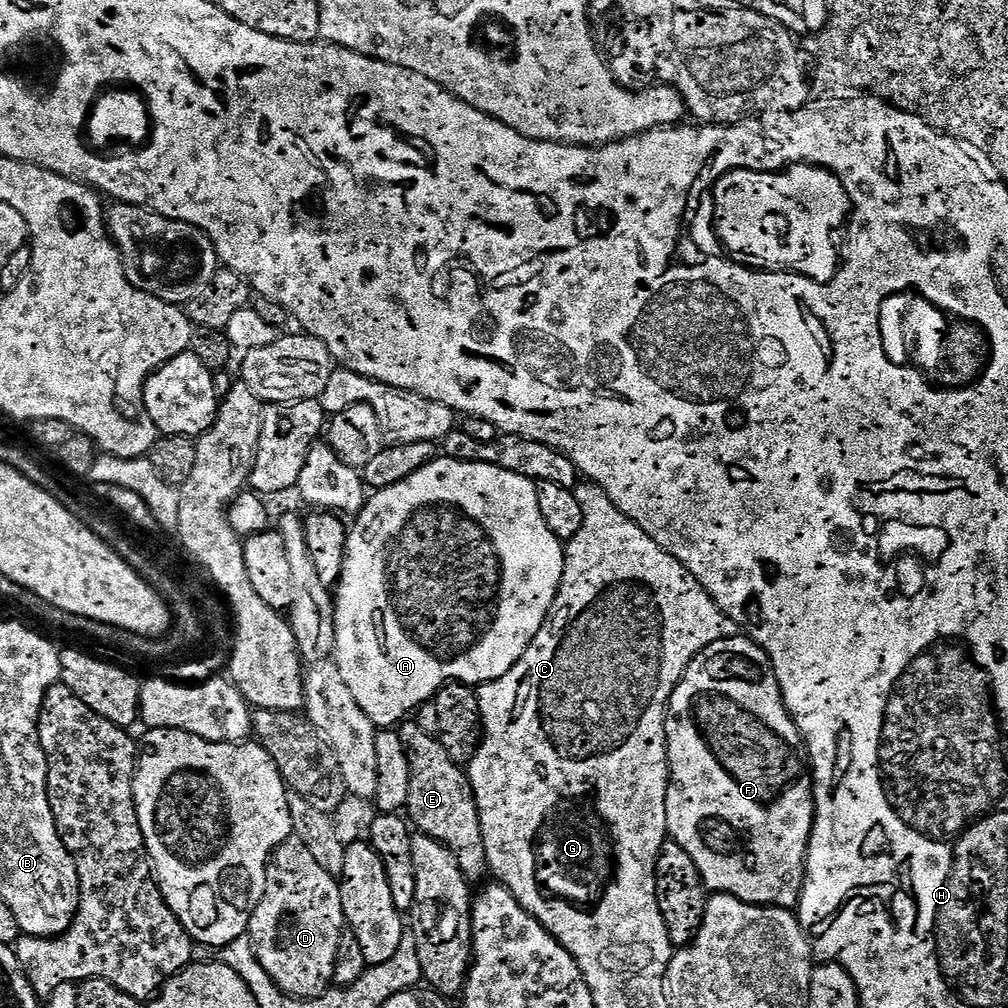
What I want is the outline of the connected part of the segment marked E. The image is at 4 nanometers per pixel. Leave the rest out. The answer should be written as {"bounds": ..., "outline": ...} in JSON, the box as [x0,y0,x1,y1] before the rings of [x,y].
{"bounds":[399,722,489,882],"outline":[[[414,722],[399,725],[400,740],[410,762],[410,794],[406,816],[416,824],[423,835],[434,838],[447,846],[454,854],[462,874],[475,882],[483,872],[489,871],[484,839],[480,829],[480,815],[476,809],[476,799],[468,773],[446,754],[439,739],[433,733],[423,732]]]}

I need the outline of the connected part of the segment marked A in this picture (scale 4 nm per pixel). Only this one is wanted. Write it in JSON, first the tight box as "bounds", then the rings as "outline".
{"bounds":[334,458,565,730],"outline":[[[437,458],[429,462],[426,466],[422,466],[422,470],[410,474],[410,476],[402,482],[398,482],[389,488],[373,491],[371,495],[367,497],[363,510],[359,512],[355,520],[356,525],[354,525],[353,528],[351,525],[351,527],[347,529],[348,545],[344,547],[344,565],[340,571],[340,579],[334,588],[334,591],[336,591],[336,614],[334,610],[334,622],[336,618],[336,653],[334,653],[334,659],[338,670],[342,674],[342,682],[346,682],[346,686],[350,686],[350,694],[354,694],[354,702],[358,702],[358,706],[362,706],[362,710],[372,719],[377,729],[388,730],[393,726],[399,725],[405,718],[411,717],[421,704],[429,703],[429,701],[435,697],[436,693],[446,684],[453,682],[459,682],[469,686],[488,684],[492,680],[502,678],[502,674],[506,674],[520,661],[522,654],[530,646],[530,642],[536,637],[538,630],[544,625],[544,620],[548,616],[554,598],[560,589],[560,582],[562,580],[562,574],[564,573],[565,545],[546,526],[546,522],[542,518],[542,510],[538,510],[538,494],[536,493],[536,484],[533,483],[533,481],[522,478],[518,474],[510,474],[510,470],[502,470],[493,464],[475,464],[474,462],[466,462],[465,460]]]}

